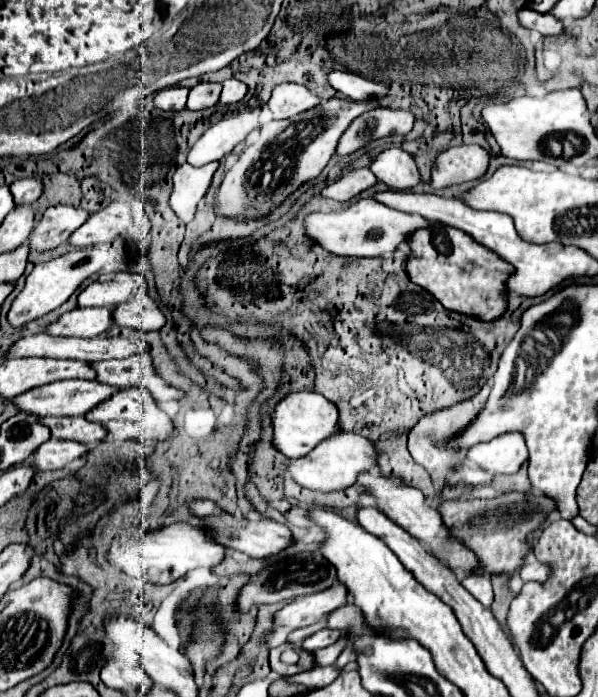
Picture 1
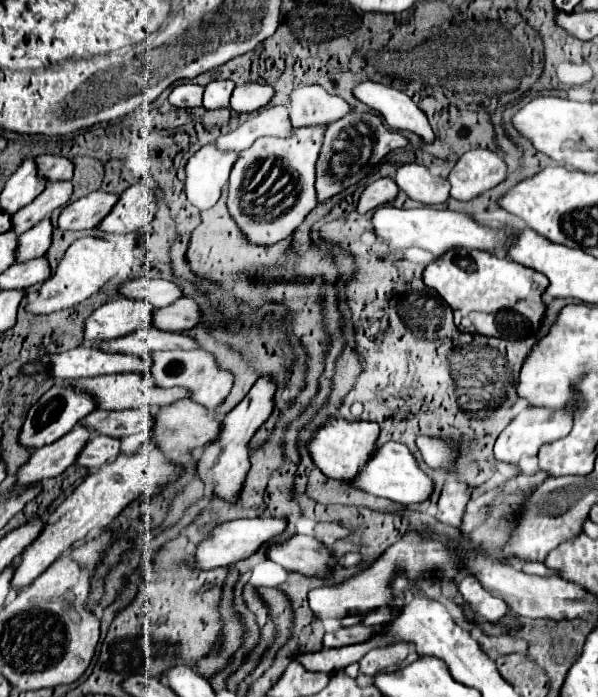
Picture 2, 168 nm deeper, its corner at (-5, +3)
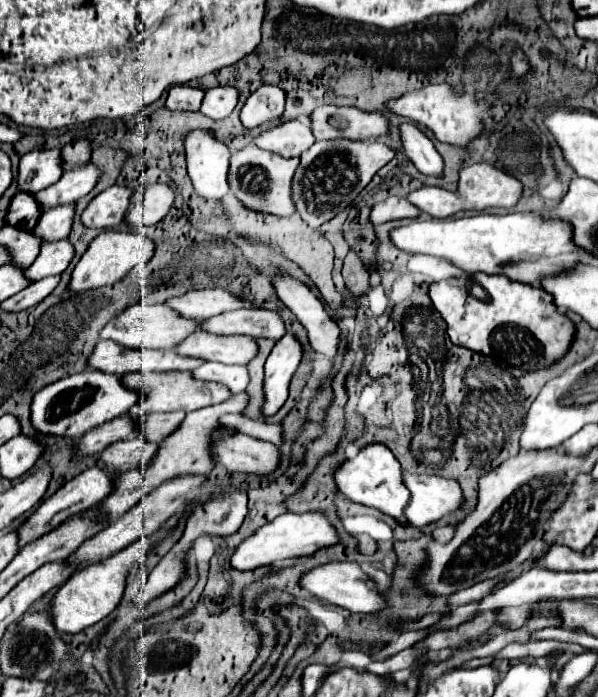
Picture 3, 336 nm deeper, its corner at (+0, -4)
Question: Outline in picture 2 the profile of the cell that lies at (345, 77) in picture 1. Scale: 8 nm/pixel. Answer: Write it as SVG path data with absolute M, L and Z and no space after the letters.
M360 82L354 88L354 96L380 112L390 128L408 130L420 136L426 144L434 142L434 132L428 124L426 114L400 90L376 82Z

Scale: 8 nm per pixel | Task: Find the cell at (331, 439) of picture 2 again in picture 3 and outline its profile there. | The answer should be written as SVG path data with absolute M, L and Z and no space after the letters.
M369 443L363 449L359 449L357 457L345 459L333 473L337 491L349 497L355 503L363 503L367 507L375 507L391 517L395 517L399 523L407 523L403 517L403 507L409 501L409 491L401 481L401 465L395 459L395 455L383 445L383 443Z

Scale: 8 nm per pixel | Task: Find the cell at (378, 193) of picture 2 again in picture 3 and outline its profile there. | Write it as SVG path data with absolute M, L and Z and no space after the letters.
M387 197L385 201L381 203L375 203L371 207L371 223L373 225L379 225L379 223L385 223L385 221L393 221L393 219L415 219L419 217L419 209L415 205L411 205L407 199L403 197Z

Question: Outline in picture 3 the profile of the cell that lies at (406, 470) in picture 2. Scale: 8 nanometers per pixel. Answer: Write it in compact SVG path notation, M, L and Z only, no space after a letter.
M403 469L405 487L411 493L409 505L405 505L405 519L411 525L423 527L427 523L439 521L447 513L455 511L461 503L459 483L453 479L445 479L439 475L413 475Z

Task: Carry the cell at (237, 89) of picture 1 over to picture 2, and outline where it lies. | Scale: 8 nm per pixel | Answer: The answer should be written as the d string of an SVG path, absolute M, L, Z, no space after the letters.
M254 82L240 84L232 94L230 106L236 112L254 112L264 108L272 100L272 96L274 96L274 88L268 84L254 84Z

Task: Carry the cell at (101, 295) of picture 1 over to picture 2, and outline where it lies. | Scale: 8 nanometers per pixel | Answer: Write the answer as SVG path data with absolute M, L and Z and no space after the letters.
M128 280L126 284L120 286L120 294L126 298L138 298L138 300L146 300L156 308L162 306L170 306L176 300L184 298L184 290L180 286L176 286L174 282L168 280Z

